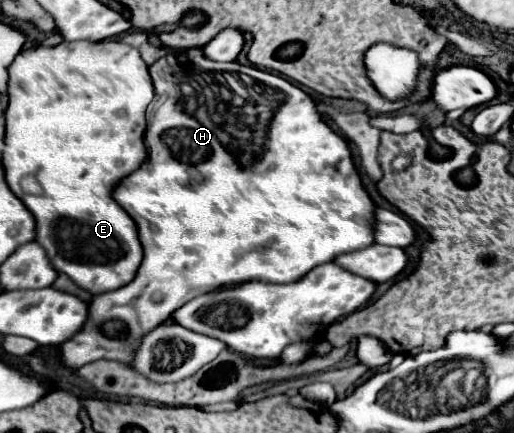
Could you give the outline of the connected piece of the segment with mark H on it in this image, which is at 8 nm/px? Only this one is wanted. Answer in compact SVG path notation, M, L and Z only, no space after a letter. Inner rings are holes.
M165 55L155 65L151 65L151 77L153 77L153 83L155 83L155 99L153 99L151 107L147 109L147 125L149 127L145 131L145 147L147 147L149 157L145 159L145 163L135 173L131 173L127 179L123 179L113 191L113 199L137 223L139 239L143 243L145 257L143 257L143 263L141 263L141 267L139 267L139 271L137 271L137 275L131 283L127 283L125 287L121 287L117 291L93 297L87 323L81 327L81 331L77 331L71 339L67 339L61 345L59 361L67 369L79 369L79 367L83 367L91 361L97 361L97 359L117 359L117 361L129 365L131 351L133 351L133 347L137 345L137 341L141 339L143 333L153 331L157 325L165 323L179 307L183 307L185 303L189 303L191 299L195 299L195 297L199 297L207 291L215 291L215 289L229 287L229 285L239 285L239 283L245 283L245 281L295 283L295 281L303 279L303 275L307 275L311 269L315 269L323 263L333 263L343 253L353 253L353 251L359 251L359 249L375 243L375 235L373 235L375 205L373 205L369 193L363 187L359 171L353 165L353 155L351 155L349 143L347 143L345 137L337 135L321 119L315 101L303 89L289 83L281 75L273 75L269 71L261 71L257 67L251 67L251 65L239 65L235 61L233 63L217 63L217 61L211 61L203 55L195 55L195 59L189 59L187 63L183 63L183 67L179 65L179 61L175 57ZM111 319L127 321L129 331L131 331L127 341L103 337L103 331L99 327L105 321L111 321Z

